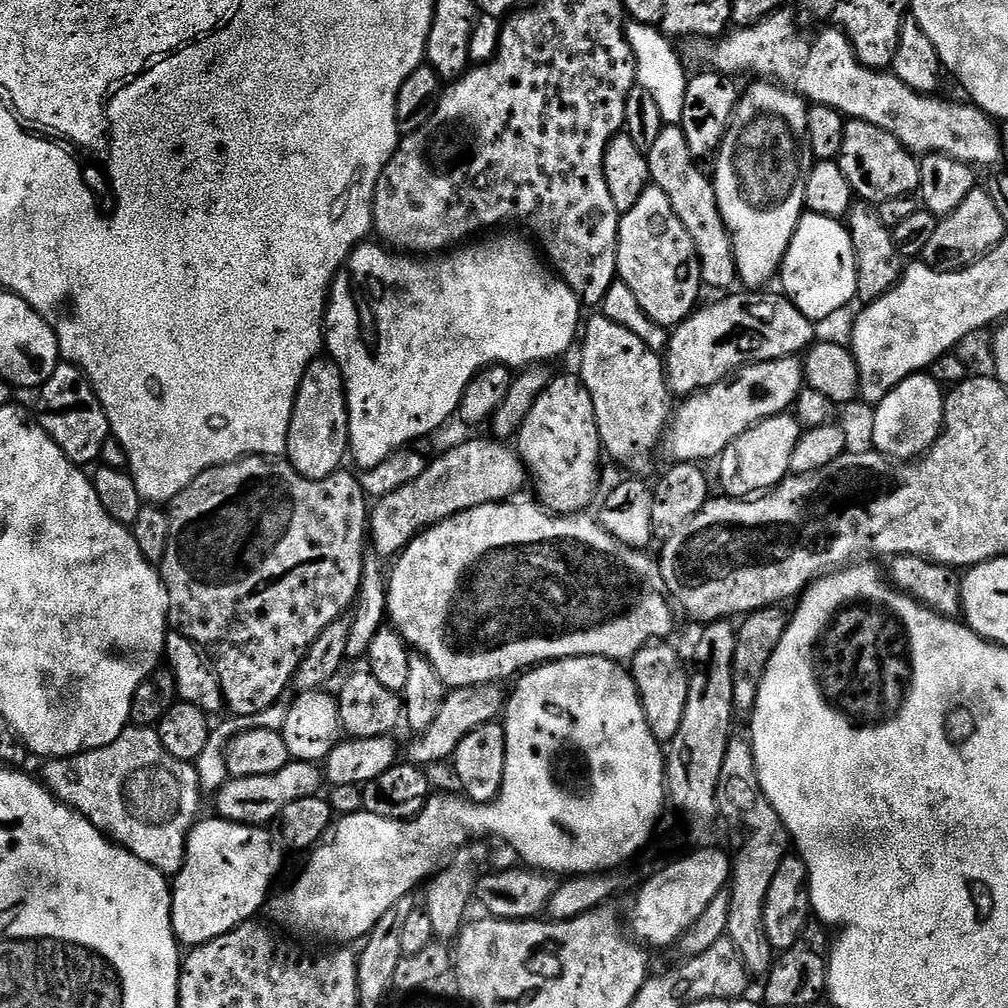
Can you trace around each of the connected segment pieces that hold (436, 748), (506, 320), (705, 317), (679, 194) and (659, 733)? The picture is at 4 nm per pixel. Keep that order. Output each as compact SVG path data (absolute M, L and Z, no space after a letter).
M475 684L472 688L453 688L445 695L442 710L438 710L438 718L430 722L426 731L415 737L416 741L408 748L407 759L417 766L429 766L439 760L447 761L454 753L458 742L470 734L470 730L478 730L478 726L493 723L506 707L506 692L496 684Z
M500 234L489 235L484 238L489 238L489 240L484 240L481 244L469 243L467 246L457 247L439 258L424 259L413 258L408 254L393 254L379 243L376 245L372 244L373 242L365 242L349 254L348 261L344 263L340 273L333 280L332 291L328 293L328 306L324 314L324 343L327 355L341 368L345 394L348 399L350 456L352 460L356 459L358 467L376 468L379 464L386 463L399 448L404 448L407 444L412 444L415 440L420 440L423 436L438 431L451 416L453 419L457 415L460 399L466 386L483 368L490 368L493 364L502 364L513 370L540 366L548 362L544 360L558 359L563 352L571 350L572 343L574 343L573 348L577 343L578 333L582 328L582 319L580 320L582 305L570 290L568 283L550 271L541 253L531 243L528 245L520 236L496 235Z
M752 290L741 291L741 296L732 296L729 300L720 300L717 304L708 304L705 306L697 307L696 311L688 317L687 320L683 320L682 323L677 324L674 331L668 337L668 347L666 349L666 355L663 357L664 361L664 375L668 378L668 391L672 393L676 398L687 398L702 388L709 388L711 384L717 384L720 380L731 377L733 373L737 371L741 366L748 365L748 356L752 356L752 352L756 352L756 364L762 362L770 362L771 360L781 360L787 356L794 356L803 353L805 349L809 347L817 339L814 329L813 321L808 320L805 314L802 314L801 310L796 308L795 305L787 298L779 298L775 300L772 296L760 296L764 294L757 294Z
M665 126L662 134L654 141L654 146L646 154L648 157L648 175L651 183L670 198L670 206L674 206L674 214L682 221L682 226L694 238L694 246L700 259L700 279L712 288L728 288L737 283L736 255L732 253L732 239L728 227L718 208L716 185L711 179L704 177L701 165L690 154L690 146L686 146L686 134L678 126Z
M668 642L647 644L645 648L638 650L638 654L630 661L632 680L640 695L640 705L654 738L661 742L672 740L682 727L682 714L686 714L690 679L690 672L684 669L683 658L670 645Z

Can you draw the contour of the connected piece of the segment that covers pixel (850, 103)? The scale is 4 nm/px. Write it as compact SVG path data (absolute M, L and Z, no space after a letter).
M781 10L772 12L766 18L762 18L762 22L753 24L750 28L736 28L729 31L727 34L719 37L715 41L713 48L708 48L704 52L704 60L709 69L714 72L719 72L722 76L729 78L740 78L743 72L753 72L756 78L763 78L768 82L775 82L788 89L789 92L794 92L798 96L803 96L805 101L812 104L821 104L822 106L830 106L834 110L838 110L846 118L853 120L861 120L862 122L870 122L874 126L878 126L882 130L886 130L890 134L894 134L894 138L898 138L898 142L902 142L902 146L906 146L908 151L913 154L927 154L929 152L941 152L943 156L949 156L955 160L961 160L963 164L970 164L979 166L979 164L996 164L1000 160L1000 155L1006 152L1005 145L1000 143L1000 128L994 123L993 117L989 116L987 112L983 112L981 108L976 107L971 102L963 102L964 104L955 104L952 100L939 100L939 95L925 94L923 92L915 92L910 90L910 86L906 86L906 82L902 82L891 71L881 70L879 68L867 68L858 57L856 51L852 49L852 43L849 42L848 37L840 31L839 27L831 26L832 28L824 28L816 37L811 40L802 29L796 25L796 16L789 10Z

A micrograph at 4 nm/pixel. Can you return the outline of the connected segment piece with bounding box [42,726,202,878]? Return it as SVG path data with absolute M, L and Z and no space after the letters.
M129 726L123 734L114 738L114 742L110 742L110 746L80 752L76 756L48 758L43 764L42 783L60 803L81 812L109 840L133 852L142 862L154 866L166 877L175 877L184 864L188 832L201 815L202 793L195 763L174 758L174 754L162 746L159 731L155 727Z

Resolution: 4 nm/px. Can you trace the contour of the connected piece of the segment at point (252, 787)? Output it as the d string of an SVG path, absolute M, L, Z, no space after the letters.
M289 760L282 770L274 774L261 774L258 778L228 779L223 787L214 794L216 800L215 815L222 820L239 824L255 824L268 826L279 821L282 810L290 806L290 802L298 802L302 798L319 796L325 791L326 777L319 763L311 760Z

